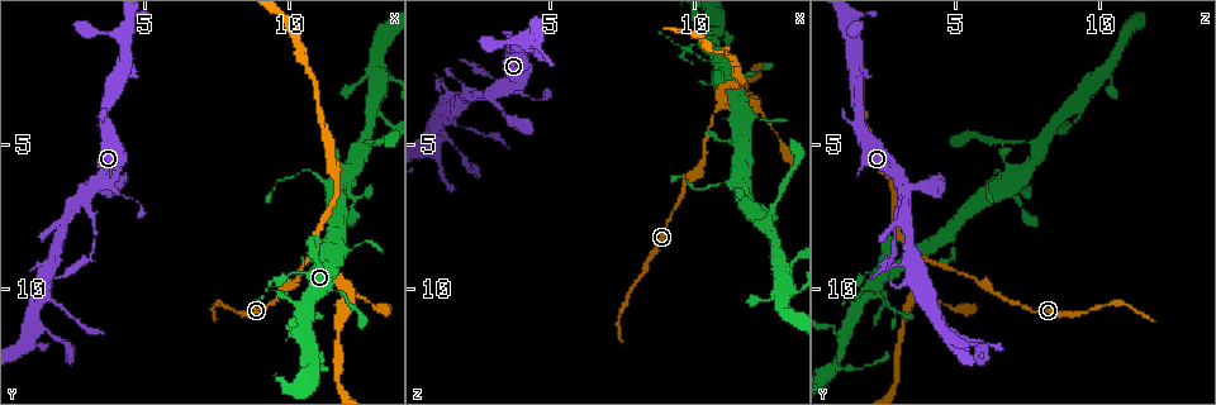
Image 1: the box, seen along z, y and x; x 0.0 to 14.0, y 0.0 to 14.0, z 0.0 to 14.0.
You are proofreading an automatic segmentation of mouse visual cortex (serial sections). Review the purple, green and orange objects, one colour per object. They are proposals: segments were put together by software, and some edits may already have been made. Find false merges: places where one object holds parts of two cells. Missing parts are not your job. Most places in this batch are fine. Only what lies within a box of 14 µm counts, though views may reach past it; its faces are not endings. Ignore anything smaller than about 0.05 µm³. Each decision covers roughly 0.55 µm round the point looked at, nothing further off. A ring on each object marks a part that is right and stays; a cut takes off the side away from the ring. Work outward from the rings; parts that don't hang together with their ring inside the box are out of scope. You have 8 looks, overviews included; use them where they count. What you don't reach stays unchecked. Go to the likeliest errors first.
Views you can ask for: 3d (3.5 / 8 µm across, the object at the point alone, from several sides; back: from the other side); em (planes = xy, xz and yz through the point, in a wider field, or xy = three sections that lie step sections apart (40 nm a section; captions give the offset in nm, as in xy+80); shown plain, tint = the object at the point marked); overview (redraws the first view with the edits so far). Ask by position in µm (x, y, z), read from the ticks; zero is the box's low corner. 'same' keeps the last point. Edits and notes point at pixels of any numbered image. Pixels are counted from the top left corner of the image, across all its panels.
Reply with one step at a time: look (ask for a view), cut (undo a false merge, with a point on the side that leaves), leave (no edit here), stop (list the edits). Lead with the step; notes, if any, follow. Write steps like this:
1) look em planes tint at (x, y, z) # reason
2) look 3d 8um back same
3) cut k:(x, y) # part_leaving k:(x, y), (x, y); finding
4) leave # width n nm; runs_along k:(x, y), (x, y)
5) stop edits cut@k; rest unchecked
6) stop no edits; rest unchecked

look 3d 3.5um at (10.8, 8.8, 3.8) # abrupt turn

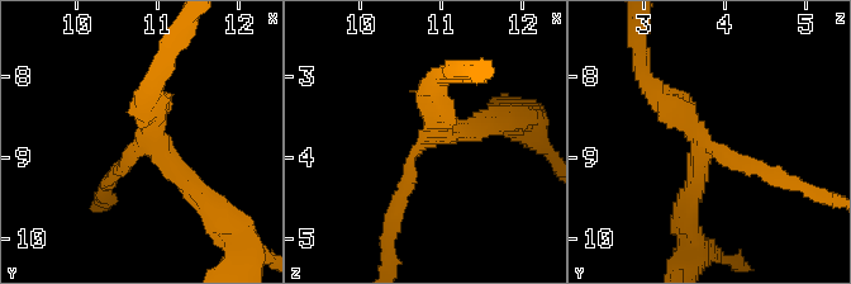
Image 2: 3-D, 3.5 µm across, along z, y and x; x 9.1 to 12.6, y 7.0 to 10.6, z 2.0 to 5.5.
look em xy step 2 tint at (10.85, 8.80, 3.70) # arms 3; arm_widths 150, 250, 300 nm

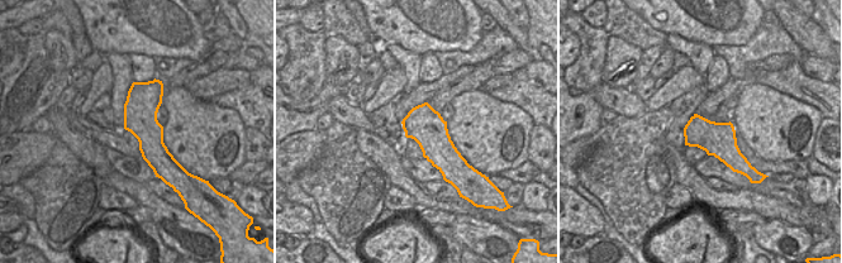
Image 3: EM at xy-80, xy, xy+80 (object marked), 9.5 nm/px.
leave # runs_along 3:(136, 85), (151, 144), (174, 167); continuous, no second cell

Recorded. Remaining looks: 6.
look 3d 3.5um at (11.9, 10.2, 3.6) # three-way junction

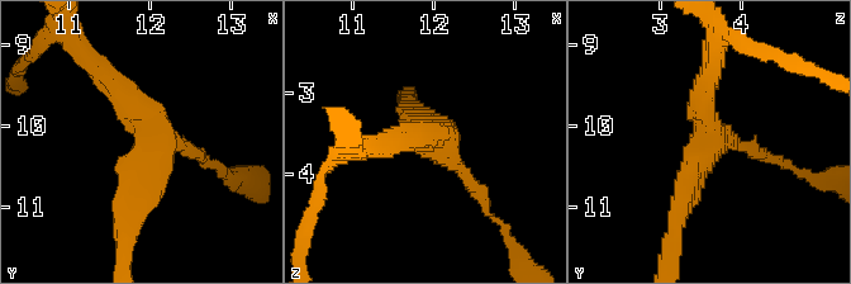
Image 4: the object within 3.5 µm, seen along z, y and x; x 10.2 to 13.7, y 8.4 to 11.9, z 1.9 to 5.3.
look em xy step 2 tint at (12.05, 10.20, 3.60) # need the tissue

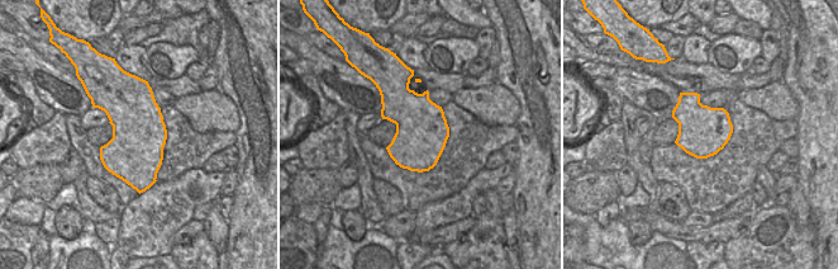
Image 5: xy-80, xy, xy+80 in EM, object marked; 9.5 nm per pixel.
look em xy step 3 tint same # another direction

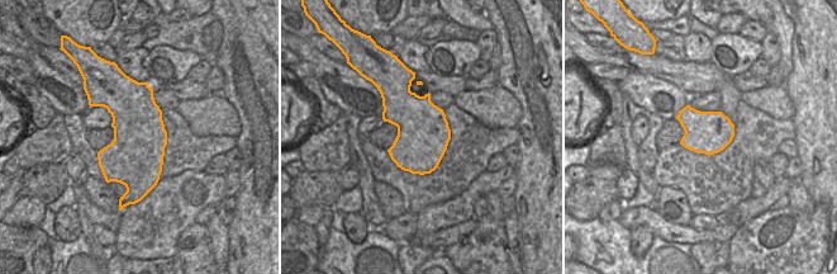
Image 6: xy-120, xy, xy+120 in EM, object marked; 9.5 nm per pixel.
leave # width 500 nm; runs_along 4:(711, 75), (707, 146), (678, 216); continuous, no second cell

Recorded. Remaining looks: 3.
look 3d 8um at (1.2, 11.3, 4.6) # a fork

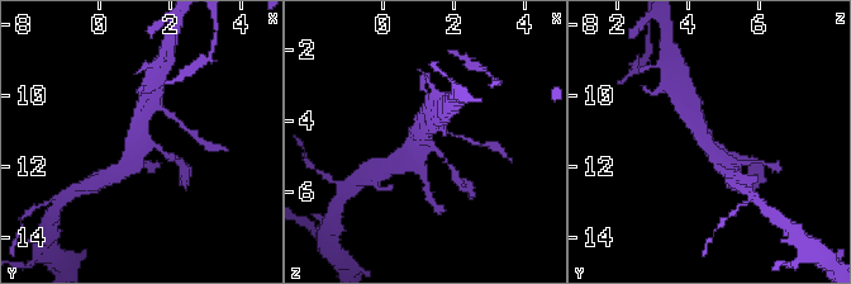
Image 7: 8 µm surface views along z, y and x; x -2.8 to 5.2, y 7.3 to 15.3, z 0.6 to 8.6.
look 3d 3.5um at (1.2, 11.3, 4.5) # closer look

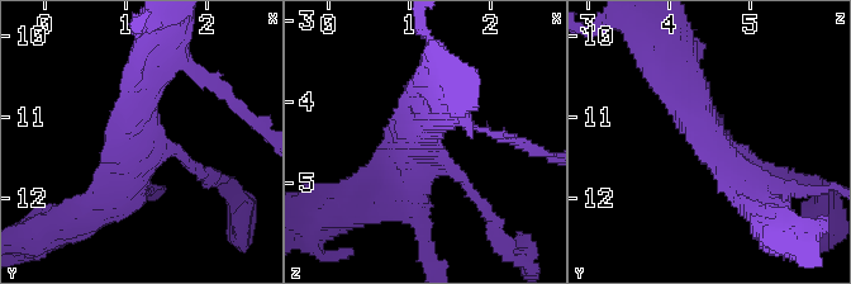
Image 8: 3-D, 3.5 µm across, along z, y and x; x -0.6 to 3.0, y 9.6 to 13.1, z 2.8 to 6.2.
look em xy step 1 tint at (1.15, 11.30, 4.55) # arms 3; arm_widths 150, 350, 400 nm

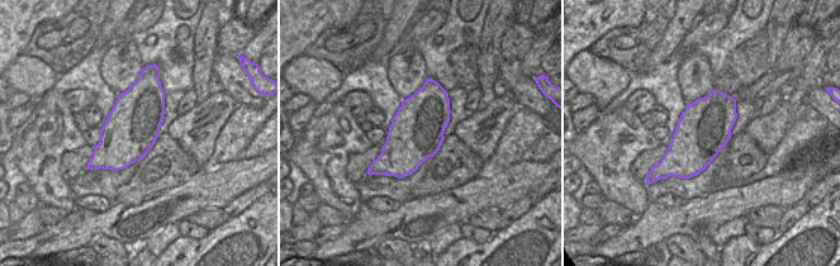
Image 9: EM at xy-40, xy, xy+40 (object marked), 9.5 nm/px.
leave # runs_along 8:(683, 64), (693, 110), (757, 200); continuous, no second cell

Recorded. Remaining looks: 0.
stop no edits; rest unchecked

